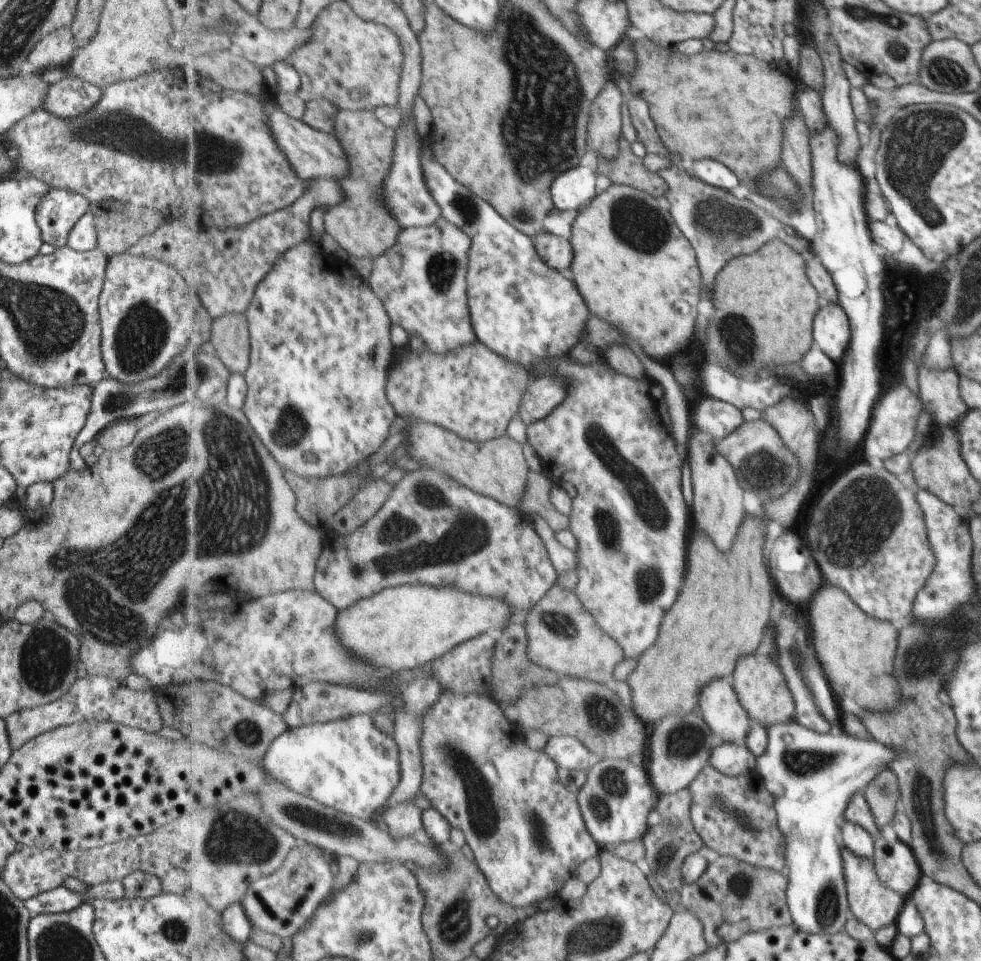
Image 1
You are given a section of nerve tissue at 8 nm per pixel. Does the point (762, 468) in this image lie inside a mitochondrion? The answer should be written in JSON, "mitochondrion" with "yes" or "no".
{"mitochondrion":"yes"}

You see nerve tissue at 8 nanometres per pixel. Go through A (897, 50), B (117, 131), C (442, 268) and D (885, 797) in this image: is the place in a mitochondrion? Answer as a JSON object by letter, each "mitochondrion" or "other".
{"A":"mitochondrion","B":"mitochondrion","C":"mitochondrion","D":"mitochondrion"}

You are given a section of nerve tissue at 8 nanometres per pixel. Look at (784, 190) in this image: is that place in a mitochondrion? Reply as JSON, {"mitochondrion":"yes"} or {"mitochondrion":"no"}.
{"mitochondrion":"yes"}

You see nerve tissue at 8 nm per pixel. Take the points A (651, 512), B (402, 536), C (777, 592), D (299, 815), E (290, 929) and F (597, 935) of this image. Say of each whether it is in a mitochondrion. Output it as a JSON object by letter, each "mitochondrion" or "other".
{"A":"mitochondrion","B":"mitochondrion","C":"other","D":"mitochondrion","E":"other","F":"mitochondrion"}

